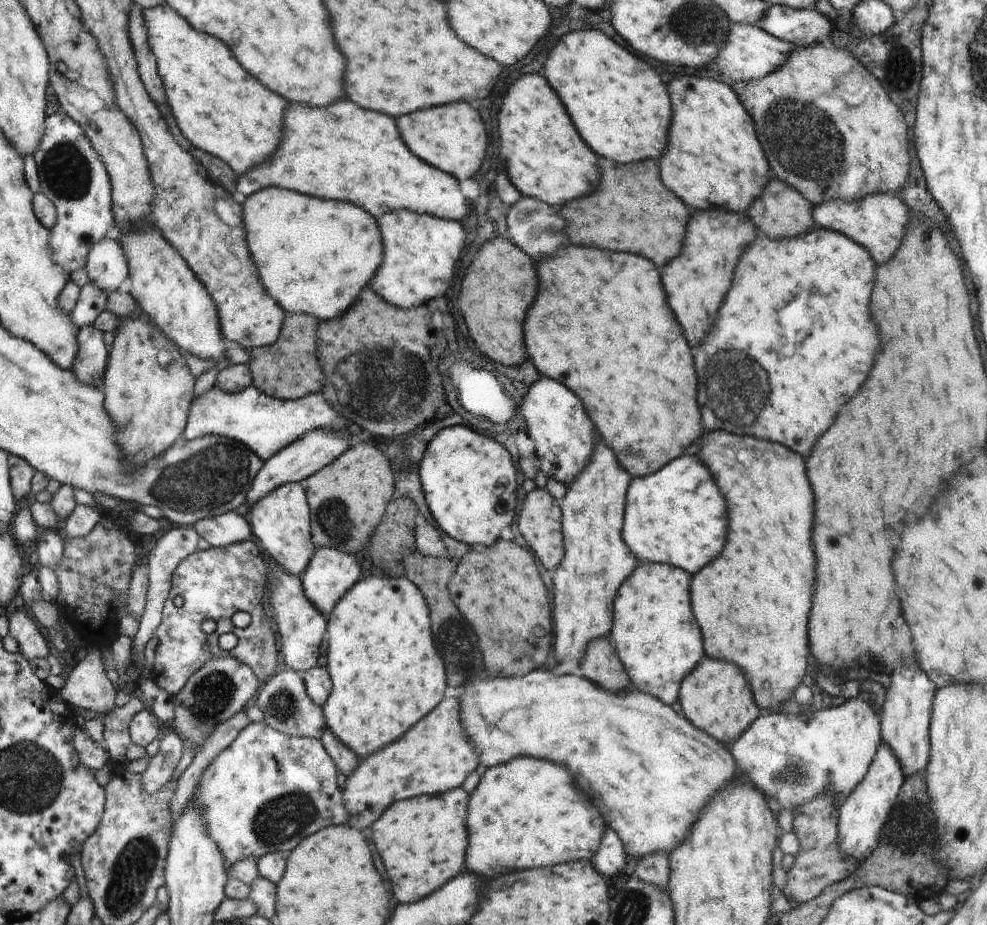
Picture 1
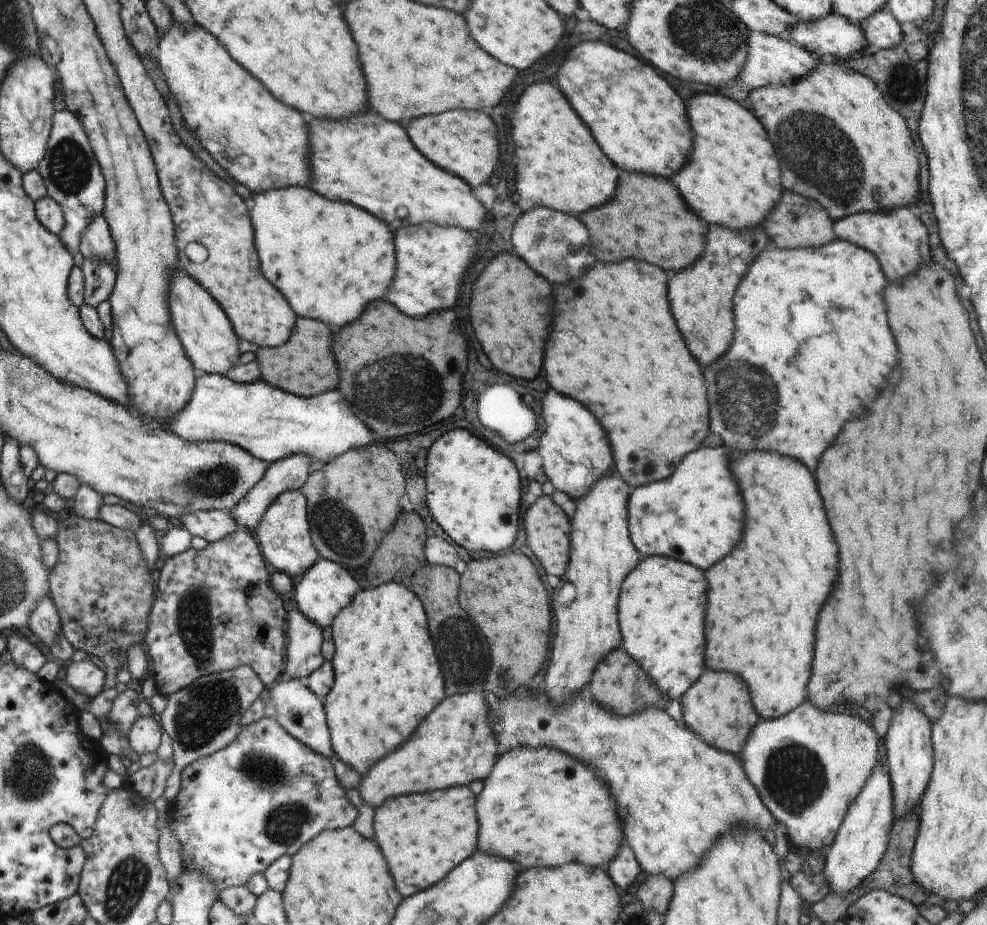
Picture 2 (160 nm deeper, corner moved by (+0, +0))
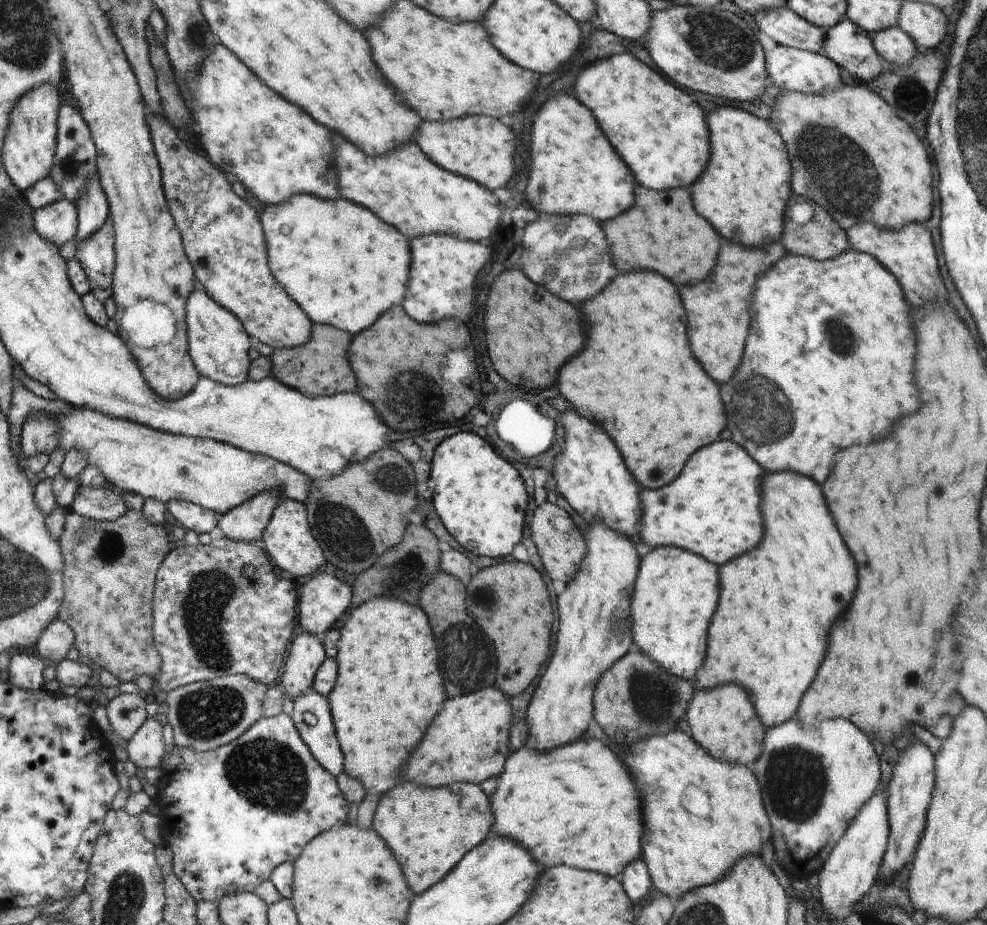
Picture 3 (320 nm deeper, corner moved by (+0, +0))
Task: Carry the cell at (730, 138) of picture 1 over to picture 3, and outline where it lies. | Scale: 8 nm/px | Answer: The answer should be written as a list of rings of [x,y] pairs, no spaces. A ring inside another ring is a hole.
[[[720,106],[712,110],[708,114],[708,124],[712,124],[712,158],[700,180],[692,186],[692,196],[696,196],[696,208],[700,208],[700,216],[720,228],[718,231],[723,240],[726,238],[748,247],[766,246],[780,241],[783,218],[792,194],[792,168],[780,133],[764,119],[731,106]]]

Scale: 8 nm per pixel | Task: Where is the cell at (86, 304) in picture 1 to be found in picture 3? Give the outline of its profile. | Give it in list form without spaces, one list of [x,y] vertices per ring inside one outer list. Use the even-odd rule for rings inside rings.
[[[110,216],[103,227],[86,240],[75,240],[75,259],[85,270],[92,294],[98,300],[114,295],[115,227]]]

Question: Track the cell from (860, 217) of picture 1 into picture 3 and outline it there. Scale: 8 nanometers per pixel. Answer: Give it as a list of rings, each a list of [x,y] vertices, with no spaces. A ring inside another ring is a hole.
[[[860,223],[851,226],[845,233],[852,249],[870,254],[896,277],[914,308],[924,308],[934,300],[946,302],[948,294],[938,270],[933,238],[920,223],[907,224],[899,231],[883,229],[874,223]]]

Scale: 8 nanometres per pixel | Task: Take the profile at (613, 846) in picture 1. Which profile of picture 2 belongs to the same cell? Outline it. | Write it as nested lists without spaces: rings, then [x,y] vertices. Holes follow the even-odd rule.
[[[626,841],[622,842],[617,855],[607,867],[608,872],[611,872],[612,880],[620,885],[624,892],[627,892],[628,887],[632,886],[636,882],[637,876],[640,876],[640,873],[643,872],[632,846]]]

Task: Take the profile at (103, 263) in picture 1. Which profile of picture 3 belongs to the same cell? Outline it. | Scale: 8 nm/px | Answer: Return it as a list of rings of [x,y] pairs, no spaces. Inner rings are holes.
[[[99,175],[88,184],[80,200],[76,200],[77,208],[77,233],[76,240],[89,239],[94,235],[109,217],[107,196],[104,194]]]

